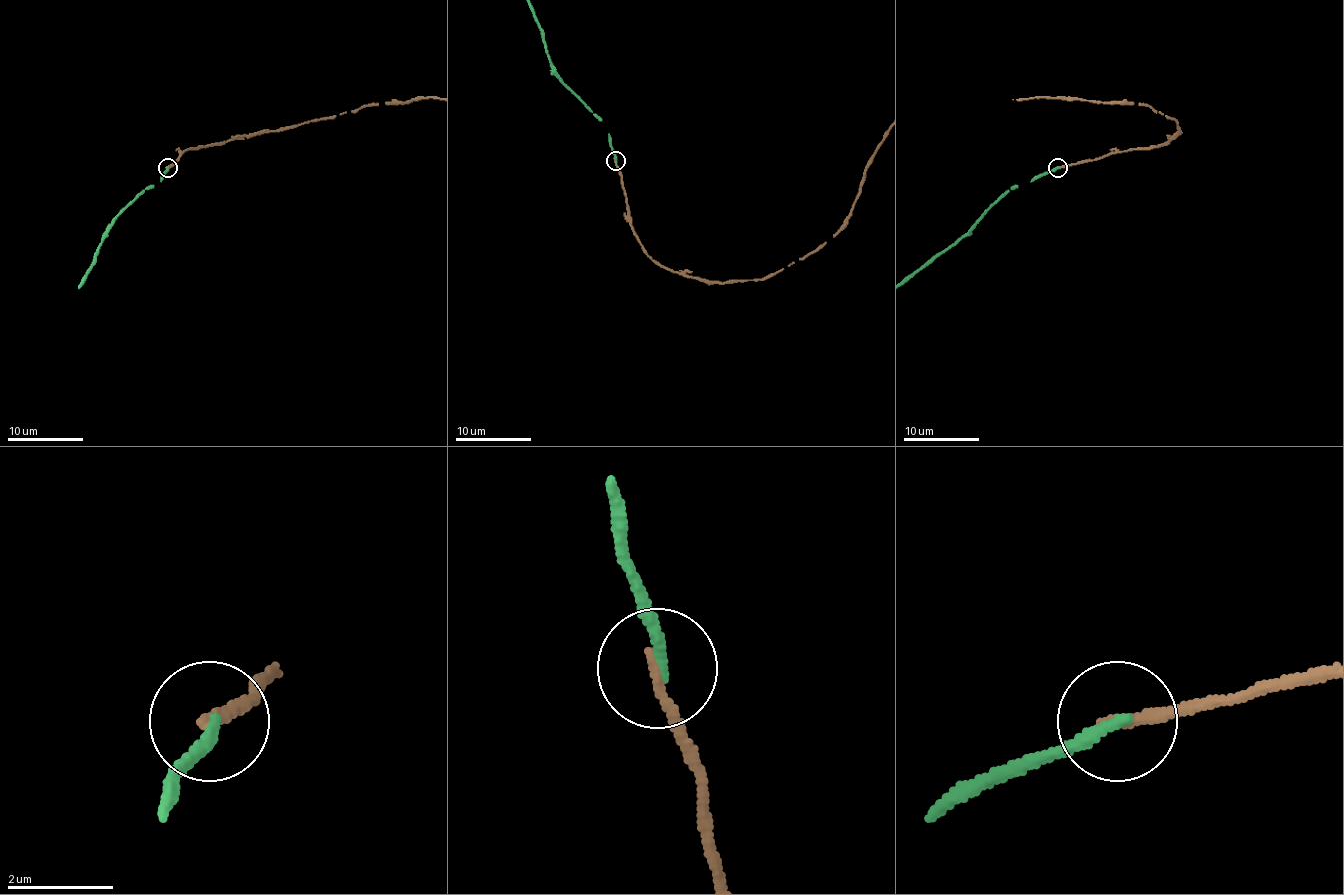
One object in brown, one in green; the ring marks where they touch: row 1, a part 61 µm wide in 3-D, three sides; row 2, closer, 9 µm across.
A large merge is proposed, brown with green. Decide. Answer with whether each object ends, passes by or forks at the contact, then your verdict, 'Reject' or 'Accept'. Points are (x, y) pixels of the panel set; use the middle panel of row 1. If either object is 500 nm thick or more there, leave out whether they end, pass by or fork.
At the ring brown ends. At the ring green ends. Reject

